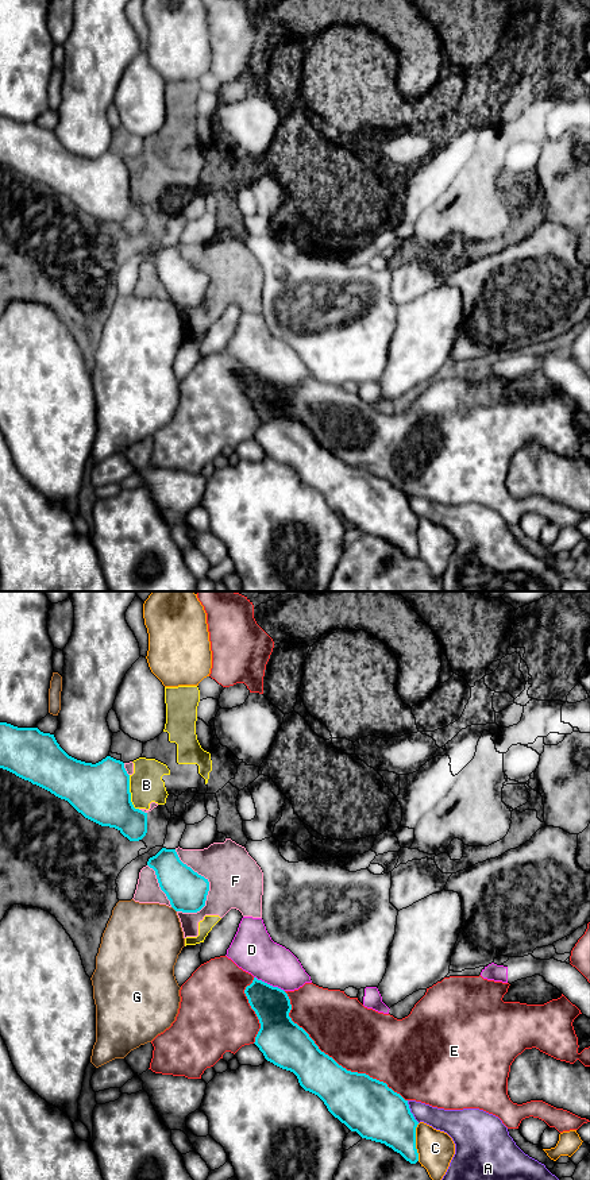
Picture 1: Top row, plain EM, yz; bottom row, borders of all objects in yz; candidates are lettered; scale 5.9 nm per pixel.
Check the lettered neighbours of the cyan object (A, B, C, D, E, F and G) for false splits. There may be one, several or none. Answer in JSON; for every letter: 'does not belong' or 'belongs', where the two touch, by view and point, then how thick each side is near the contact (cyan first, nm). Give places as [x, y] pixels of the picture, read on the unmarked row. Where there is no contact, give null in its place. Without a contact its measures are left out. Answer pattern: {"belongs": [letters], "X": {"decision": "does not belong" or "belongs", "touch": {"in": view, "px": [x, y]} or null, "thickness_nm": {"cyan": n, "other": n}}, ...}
{"belongs": [], "A": {"decision": "does not belong", "touch": {"in": "yz", "px": [409, 506]}, "thickness_nm": {"cyan": 320, "other": 140}}, "B": {"decision": "does not belong", "touch": {"in": "yz", "px": [130, 188]}, "thickness_nm": {"cyan": 340, "other": 200}}, "C": {"decision": "does not belong", "touch": {"in": "yz", "px": [415, 538]}, "thickness_nm": {"cyan": 320, "other": 220}}, "D": {"decision": "does not belong", "touch": {"in": "yz", "px": [269, 380]}, "thickness_nm": {"cyan": 220, "other": 260}}, "E": {"decision": "does not belong", "touch": {"in": "yz", "px": [332, 454]}, "thickness_nm": {"cyan": 300, "other": 380}}, "F": {"decision": "does not belong", "touch": {"in": "yz", "px": [205, 274]}, "thickness_nm": {"cyan": 240, "other": 320}}, "G": {"decision": "does not belong", "touch": {"in": "yz", "px": [173, 303]}, "thickness_nm": {"cyan": 240, "other": 440}}}

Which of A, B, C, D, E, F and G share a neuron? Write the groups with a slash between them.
A / B F / C / D / E / G

